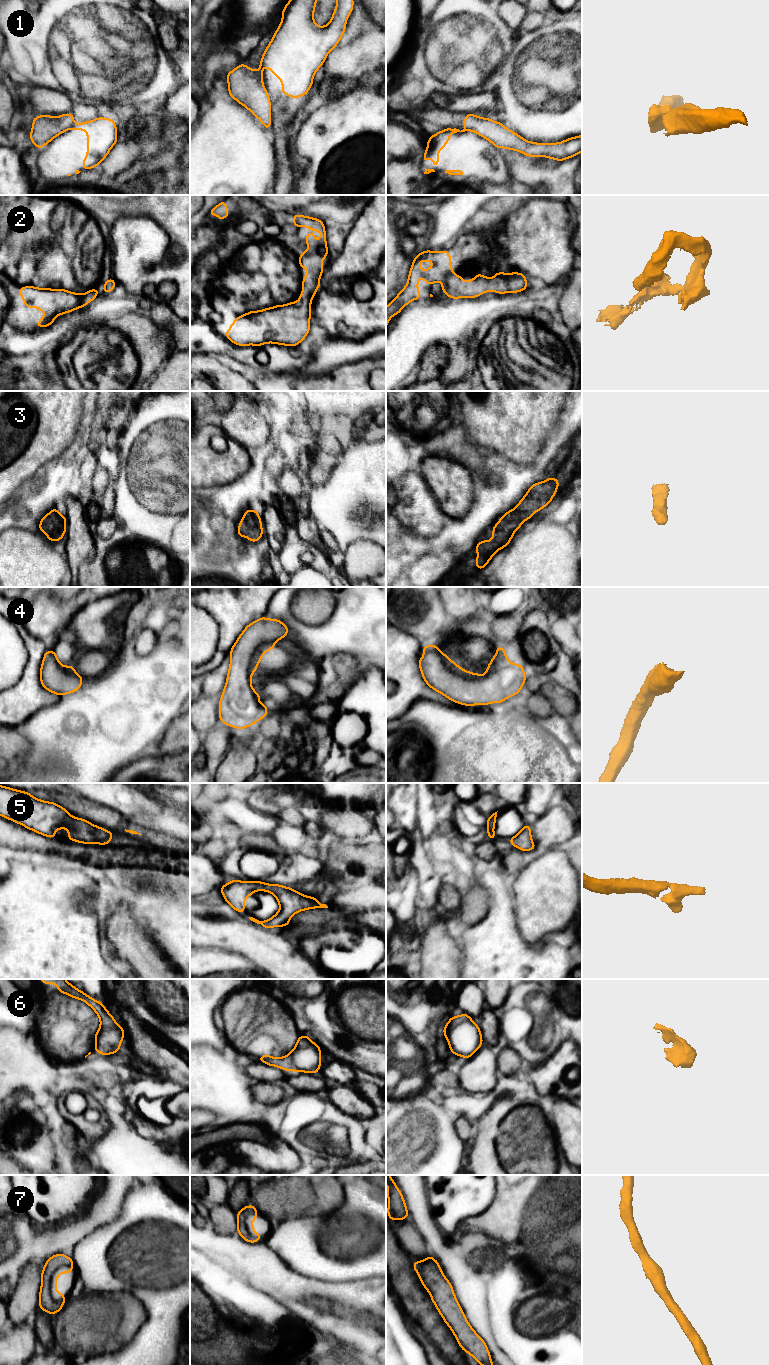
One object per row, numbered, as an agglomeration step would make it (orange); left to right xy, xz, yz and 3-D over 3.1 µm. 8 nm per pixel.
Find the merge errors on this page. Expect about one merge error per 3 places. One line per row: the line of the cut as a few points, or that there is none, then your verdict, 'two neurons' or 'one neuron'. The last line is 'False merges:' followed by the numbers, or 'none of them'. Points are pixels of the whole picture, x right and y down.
1: cut xz (258, 72), (262, 78); two neurons
2: cut none; one neuron
3: cut none; one neuron
4: cut none; one neuron
5: cut none; one neuron
6: cut none; one neuron
7: cut none; one neuron
False merges: 1

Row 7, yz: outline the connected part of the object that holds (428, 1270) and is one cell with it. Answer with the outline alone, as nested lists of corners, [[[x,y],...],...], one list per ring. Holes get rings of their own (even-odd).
[[[428,1255],[425,1260],[412,1262],[424,1288],[449,1326],[461,1349],[469,1353],[480,1365],[493,1365],[483,1339],[473,1330],[457,1301],[453,1287],[444,1276],[437,1260]]]

